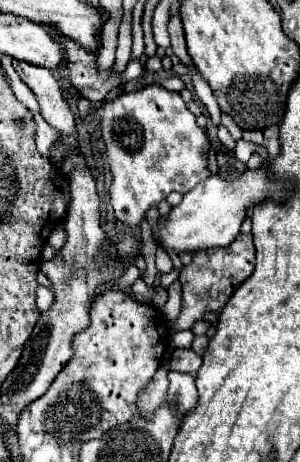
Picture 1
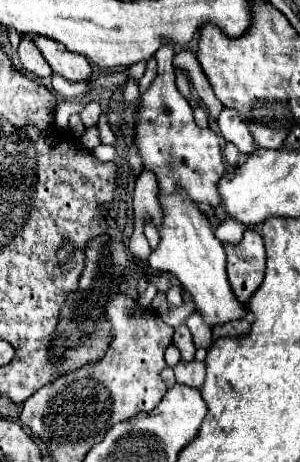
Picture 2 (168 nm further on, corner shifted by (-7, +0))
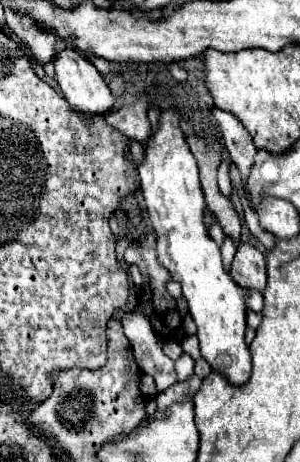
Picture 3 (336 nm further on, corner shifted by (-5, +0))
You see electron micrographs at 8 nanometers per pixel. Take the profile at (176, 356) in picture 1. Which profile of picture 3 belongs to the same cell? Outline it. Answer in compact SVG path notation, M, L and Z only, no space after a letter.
M192 375L186 381L174 383L172 387L168 387L166 391L162 391L156 401L158 401L158 409L166 409L166 405L172 405L174 401L192 401L194 393L200 389L202 379L198 375Z

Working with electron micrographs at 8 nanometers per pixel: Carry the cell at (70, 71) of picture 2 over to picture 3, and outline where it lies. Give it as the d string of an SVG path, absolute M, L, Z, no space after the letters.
M62 49L54 57L56 81L72 105L84 115L104 115L110 111L114 97L100 71L74 49Z

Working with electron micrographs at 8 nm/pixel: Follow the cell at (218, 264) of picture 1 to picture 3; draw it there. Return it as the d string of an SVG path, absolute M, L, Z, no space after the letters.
M240 243L230 265L230 277L244 289L262 291L266 287L264 253L252 243Z

